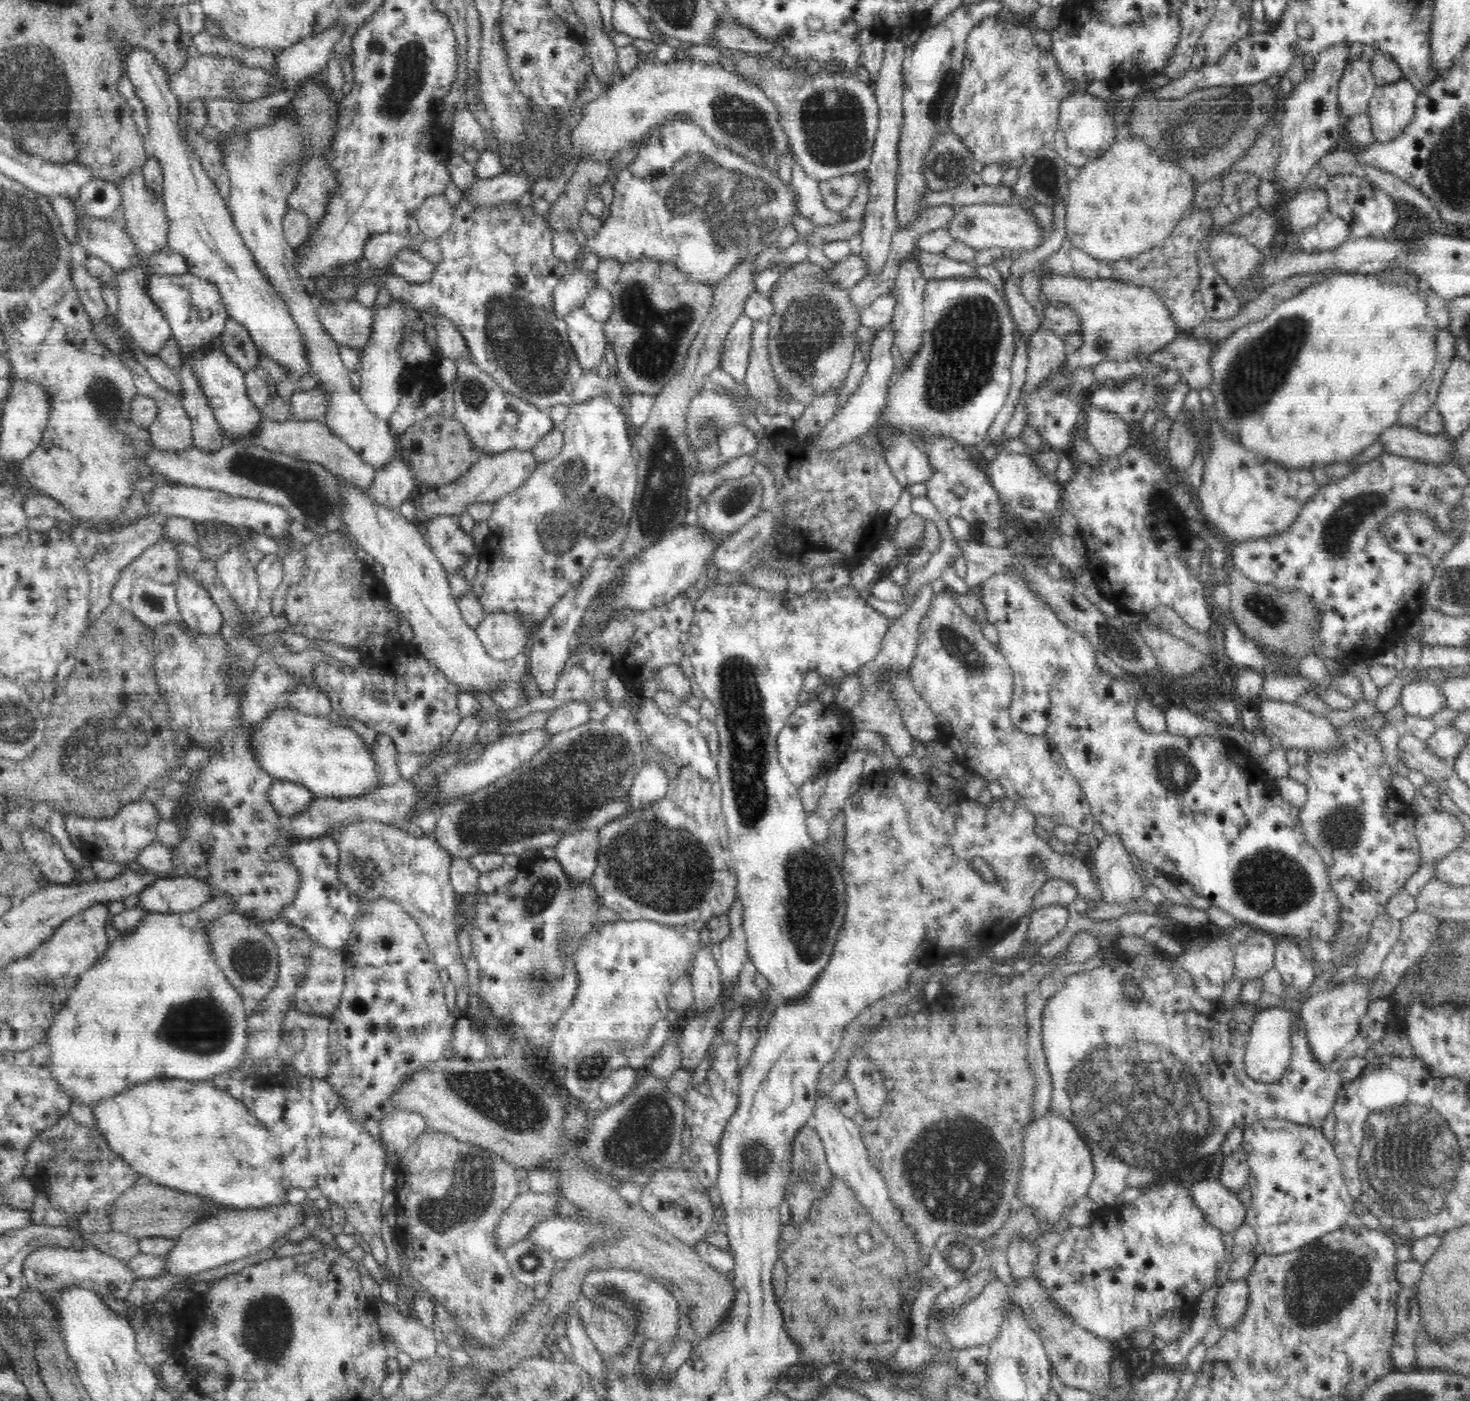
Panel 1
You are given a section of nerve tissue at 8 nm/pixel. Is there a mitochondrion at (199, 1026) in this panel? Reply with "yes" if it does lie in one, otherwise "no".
yes

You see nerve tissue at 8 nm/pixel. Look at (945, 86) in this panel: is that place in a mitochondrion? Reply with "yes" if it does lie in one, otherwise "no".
yes

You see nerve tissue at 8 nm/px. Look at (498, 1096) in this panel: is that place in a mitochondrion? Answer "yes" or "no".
yes

